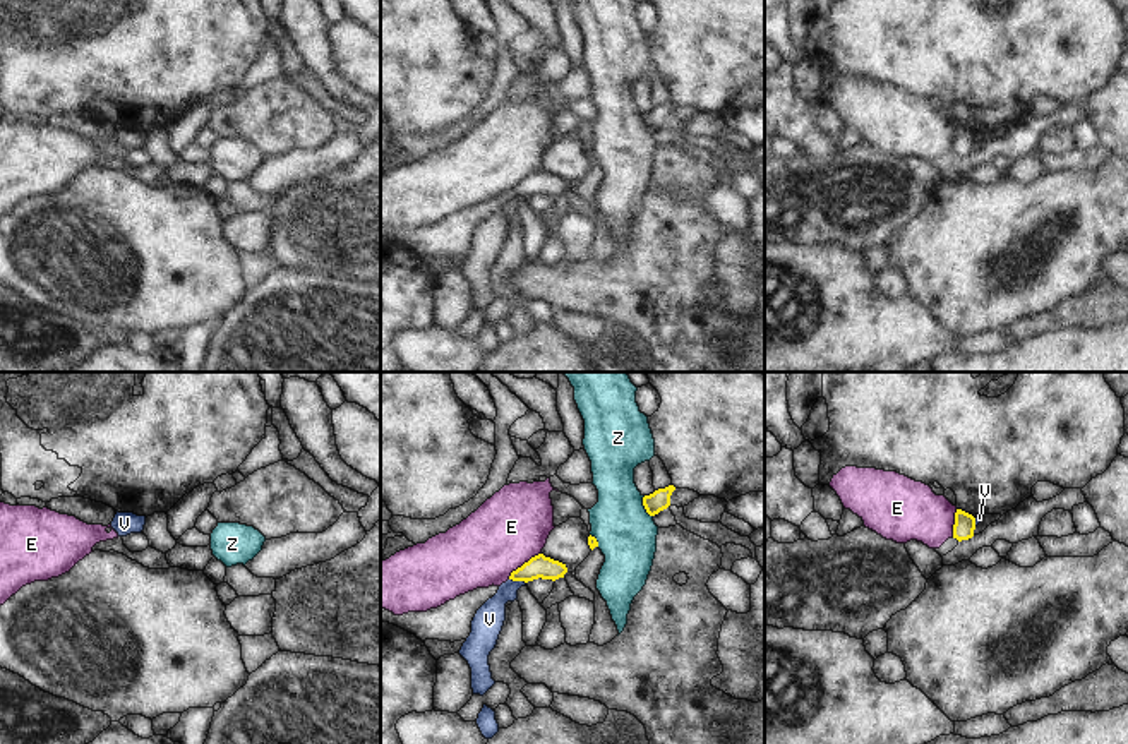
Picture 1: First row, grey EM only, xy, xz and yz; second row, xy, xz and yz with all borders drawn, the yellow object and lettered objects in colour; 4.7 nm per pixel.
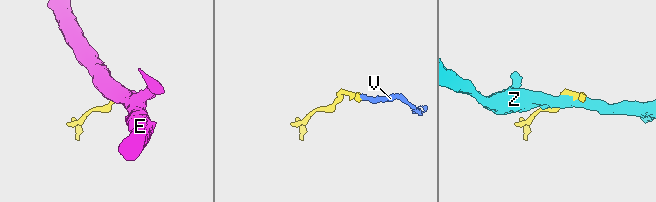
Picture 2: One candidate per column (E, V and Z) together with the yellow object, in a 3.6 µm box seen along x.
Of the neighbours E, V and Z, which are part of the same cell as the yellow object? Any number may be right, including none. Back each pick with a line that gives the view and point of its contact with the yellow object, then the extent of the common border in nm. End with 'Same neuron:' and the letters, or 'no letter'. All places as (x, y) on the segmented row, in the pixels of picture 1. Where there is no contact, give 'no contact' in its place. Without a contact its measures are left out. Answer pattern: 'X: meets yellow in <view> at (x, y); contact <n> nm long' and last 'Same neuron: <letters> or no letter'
Same neuron: no letter

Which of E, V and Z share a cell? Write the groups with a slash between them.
E / V Z

